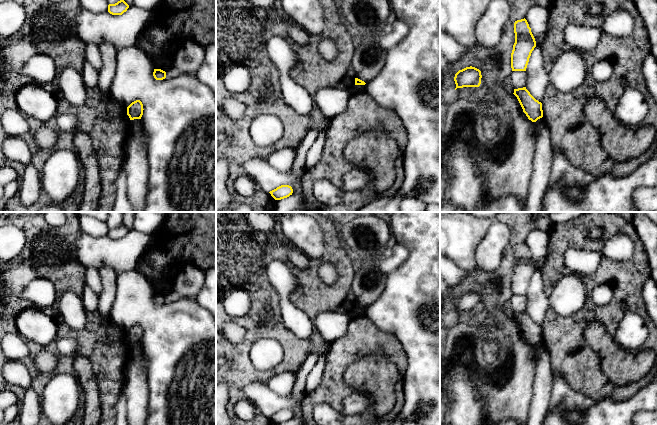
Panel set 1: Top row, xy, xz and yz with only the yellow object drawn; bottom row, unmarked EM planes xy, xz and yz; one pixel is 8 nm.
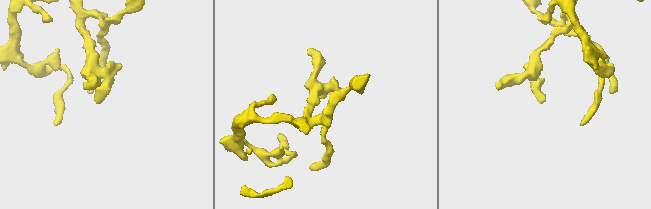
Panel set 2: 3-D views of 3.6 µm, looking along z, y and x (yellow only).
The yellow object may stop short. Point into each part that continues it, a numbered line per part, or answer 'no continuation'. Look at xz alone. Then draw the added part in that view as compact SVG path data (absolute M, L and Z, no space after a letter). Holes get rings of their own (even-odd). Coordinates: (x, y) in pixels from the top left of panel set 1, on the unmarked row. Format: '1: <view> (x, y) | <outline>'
no continuation

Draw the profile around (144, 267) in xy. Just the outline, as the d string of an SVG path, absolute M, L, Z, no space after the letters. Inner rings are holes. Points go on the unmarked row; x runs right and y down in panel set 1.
M144 255L139 258L136 271L145 276L149 281L158 280L159 278L159 271L155 269Z

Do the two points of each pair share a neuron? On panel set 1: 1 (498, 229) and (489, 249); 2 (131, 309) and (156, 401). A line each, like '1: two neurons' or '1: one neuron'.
1: one neuron
2: one neuron

